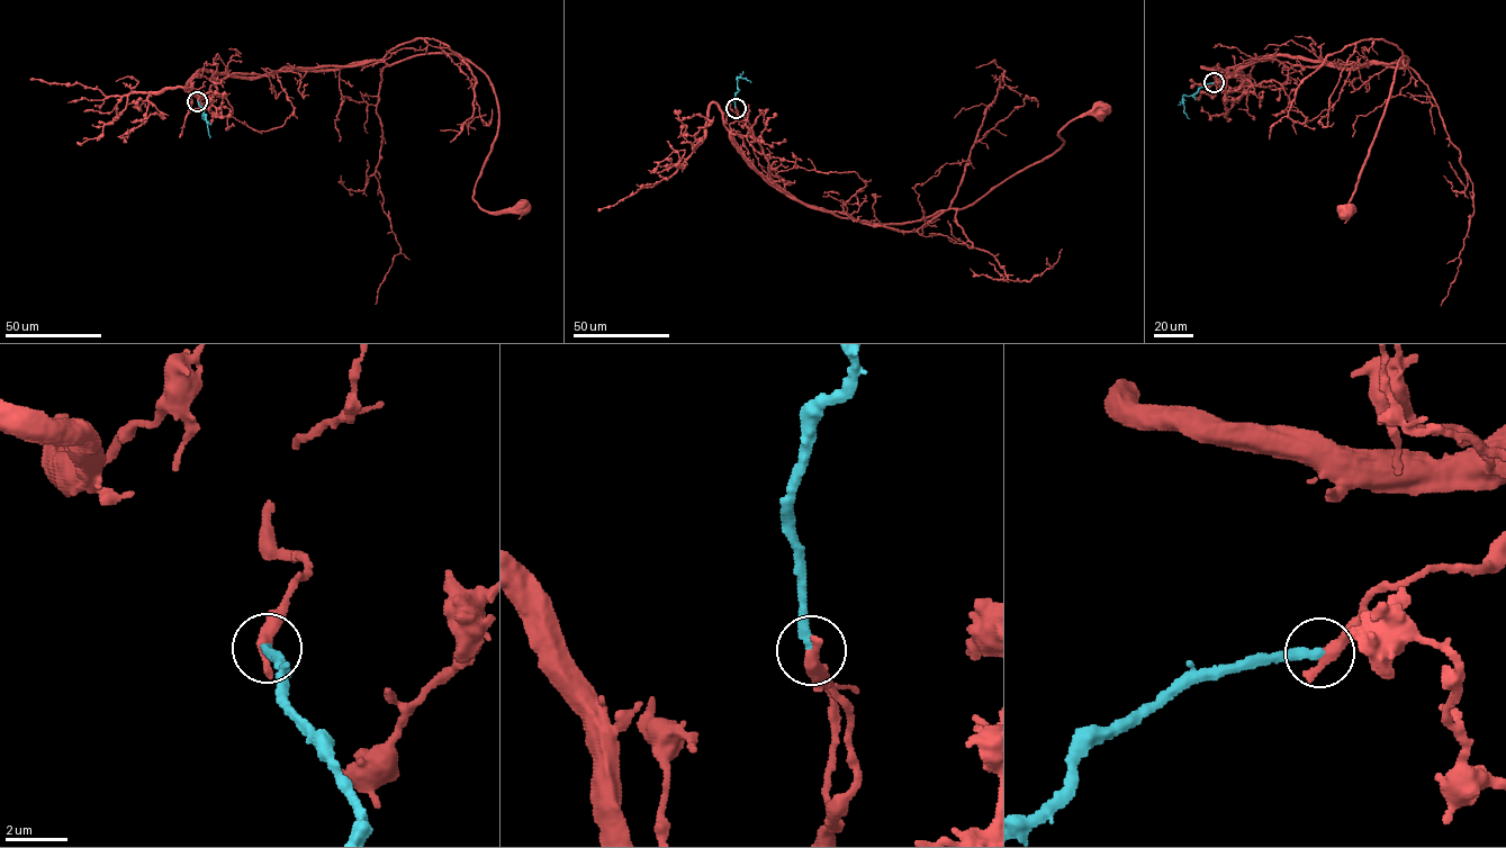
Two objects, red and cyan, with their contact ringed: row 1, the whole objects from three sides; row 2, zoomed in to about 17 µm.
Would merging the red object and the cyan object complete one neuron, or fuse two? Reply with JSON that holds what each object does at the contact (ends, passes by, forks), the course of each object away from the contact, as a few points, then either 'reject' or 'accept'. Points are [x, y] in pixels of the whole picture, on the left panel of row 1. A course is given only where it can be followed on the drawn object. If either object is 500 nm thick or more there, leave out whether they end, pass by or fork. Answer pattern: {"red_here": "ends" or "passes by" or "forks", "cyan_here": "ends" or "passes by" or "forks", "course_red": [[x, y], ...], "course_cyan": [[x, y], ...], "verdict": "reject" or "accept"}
{"red_here": "ends", "cyan_here": "ends", "course_red": [[197, 101], [190, 81], [199, 74], [458, 55], [487, 77], [498, 115], [474, 200], [488, 212], [522, 208]], "course_cyan": [[197, 101], [206, 115], [209, 137]], "verdict": "reject"}

